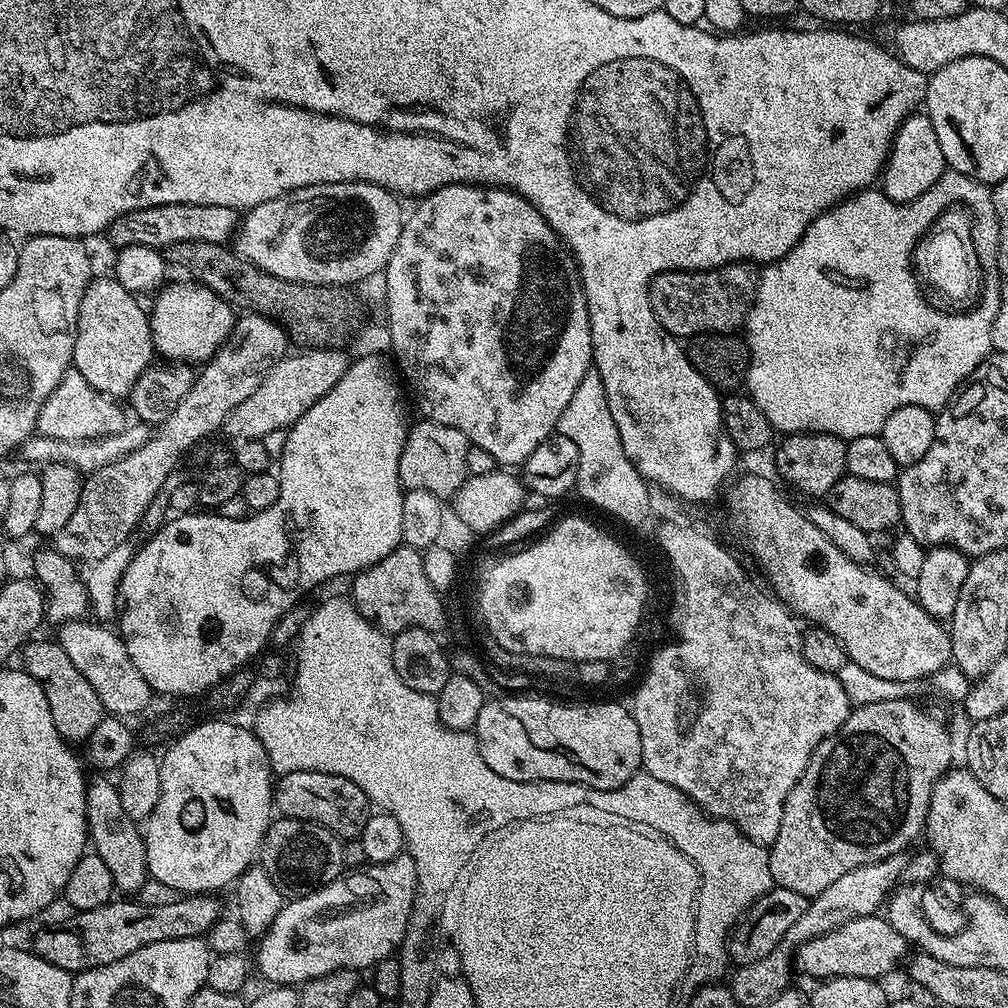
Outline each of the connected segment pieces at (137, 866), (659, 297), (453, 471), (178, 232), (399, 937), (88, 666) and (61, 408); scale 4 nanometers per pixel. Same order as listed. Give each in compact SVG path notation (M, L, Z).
M100 774L97 780L88 780L86 790L86 822L88 823L88 839L94 854L106 862L110 870L112 887L120 894L136 894L145 882L150 879L146 862L146 846L141 825L126 814L122 806L119 787L107 780L107 775Z
M751 262L723 264L721 268L701 272L658 274L648 286L651 319L668 335L677 338L703 336L705 332L735 333L745 327L748 312L756 300L760 274L761 269Z
M427 418L419 422L421 424L413 423L409 427L408 437L402 446L398 462L400 483L405 489L430 490L430 493L441 498L455 497L456 491L469 477L466 454L470 445L466 434L462 434L462 430L436 424Z
M174 202L139 208L130 214L122 214L114 218L114 222L106 229L106 237L108 236L109 242L116 250L126 246L150 246L162 250L166 246L174 246L174 242L190 242L191 240L228 244L235 237L241 223L241 213L230 206Z
M407 854L390 862L368 864L342 874L309 896L297 896L285 903L278 918L274 918L267 932L259 937L260 949L256 952L256 960L254 956L255 967L256 964L260 967L261 974L272 986L303 986L307 980L325 976L339 968L371 970L379 960L389 959L404 941L415 897L416 865Z
M88 618L68 620L59 625L58 642L62 650L66 650L70 662L74 662L75 668L85 676L86 682L94 686L105 713L129 718L128 716L134 715L135 712L142 711L154 699L154 693L146 678L142 678L138 666L134 666L119 631L112 629L111 632L108 628L111 627Z
M69 370L64 375L62 382L46 398L42 410L38 414L36 432L50 438L62 438L63 440L97 440L110 434L118 434L126 426L124 412L119 408L117 401L104 392L94 390L86 378L75 370Z

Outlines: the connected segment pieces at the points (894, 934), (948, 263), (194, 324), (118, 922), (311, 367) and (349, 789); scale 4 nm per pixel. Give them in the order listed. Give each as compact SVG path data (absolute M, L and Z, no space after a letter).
M883 915L854 918L826 934L816 936L801 944L794 956L794 964L808 976L817 976L817 981L831 980L834 976L846 978L870 978L880 980L896 967L903 965L910 956L908 940L890 926Z
M956 202L934 217L932 224L932 284L920 284L924 292L948 292L948 313L968 316L984 308L984 295L988 293L988 276L984 272L984 259L980 257L978 214L967 202Z
M187 282L188 284L165 283L155 293L152 308L150 304L150 319L152 321L152 347L160 352L165 361L183 362L189 366L200 366L215 356L220 345L228 341L232 335L232 329L236 327L237 313L232 305L227 304L214 290L210 290L205 284Z
M188 894L178 902L166 902L166 906L146 906L136 898L113 898L89 912L72 914L64 928L42 929L30 948L46 962L50 962L53 968L61 968L73 974L89 972L98 966L110 966L110 962L118 962L118 958L126 958L126 954L134 954L134 950L142 950L142 946L150 946L154 942L203 937L222 918L218 897L216 894Z
M310 348L297 351L297 356L293 354L285 355L279 360L262 378L258 390L246 398L246 402L241 402L239 406L234 406L230 418L226 418L222 432L223 435L233 436L233 441L242 440L263 440L264 436L274 430L284 430L291 428L314 402L318 402L346 374L350 357L347 351L339 348Z
M291 772L274 784L274 808L281 817L322 826L345 841L359 838L370 815L370 801L354 782L334 774Z

